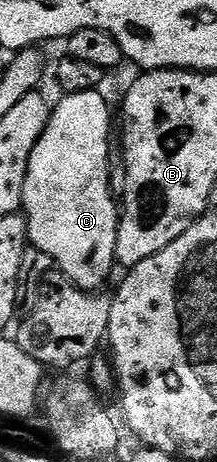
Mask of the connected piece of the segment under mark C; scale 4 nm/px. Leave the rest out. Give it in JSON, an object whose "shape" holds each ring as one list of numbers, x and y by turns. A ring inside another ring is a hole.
{"shape":[[97,90,94,92,83,92,82,94,64,94,59,98,60,101,55,101,54,107,52,108,52,116,48,119,48,125,46,126,46,130,42,134,42,138,38,138,38,142,34,146,34,150,30,154,30,162,28,163,28,169,26,170,26,182,24,183,24,202,22,205,22,215,25,220,28,221,28,238,31,244,31,247,37,248,38,250,42,250,49,258,52,259,53,265,59,271,64,273,66,278,70,278,75,284,79,286,79,288,83,288,85,292,96,292,97,290,103,289,100,288,104,283,108,280,108,275,111,274,112,268,115,269,117,267,116,262,116,239,118,238,118,230,120,229,120,212,118,211,118,204,116,204,112,199,114,199,114,193,112,191,112,187,110,186,110,178,108,177,108,159,110,158,110,146,114,142,114,136,112,136,112,112,108,109,108,100,103,96,103,91]]}

